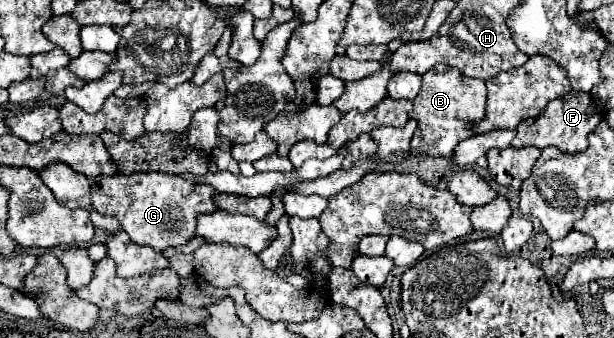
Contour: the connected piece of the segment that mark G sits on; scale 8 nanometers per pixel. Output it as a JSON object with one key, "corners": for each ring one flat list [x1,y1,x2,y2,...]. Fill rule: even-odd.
{"corners":[[146,172,146,174,116,174,116,176,100,176,100,178,92,178,92,202,94,208,104,214,104,216,114,216,120,224,122,230,128,232,130,240,134,244,142,244,142,246,152,246,154,250,164,250,168,246,182,246,184,242,188,242,190,238,194,238,194,228,196,228,196,216,200,212,210,214,212,210,216,210,214,202,212,202,212,186,208,184,194,184,188,182,180,176,170,176,170,174,162,174,162,172]]}

